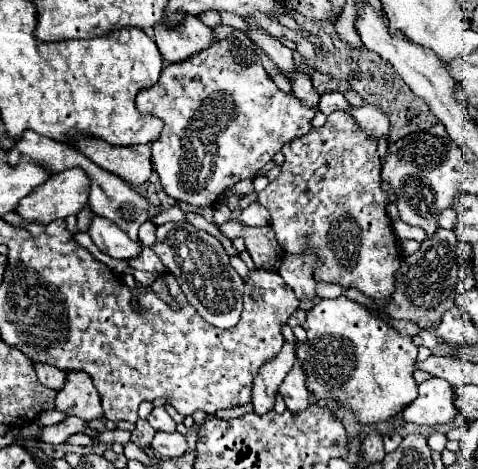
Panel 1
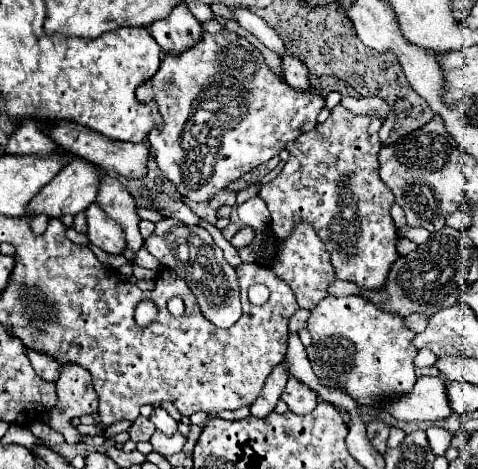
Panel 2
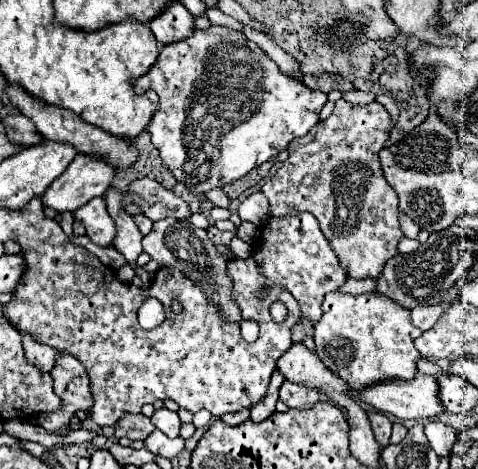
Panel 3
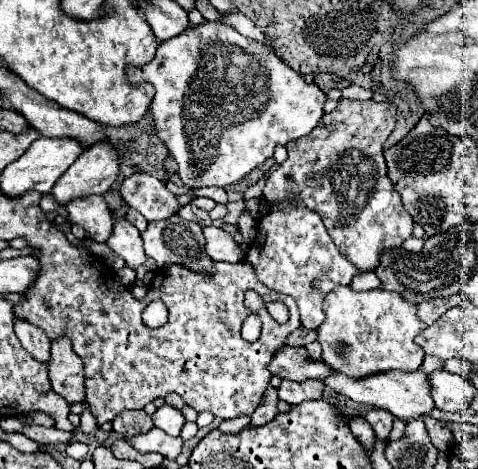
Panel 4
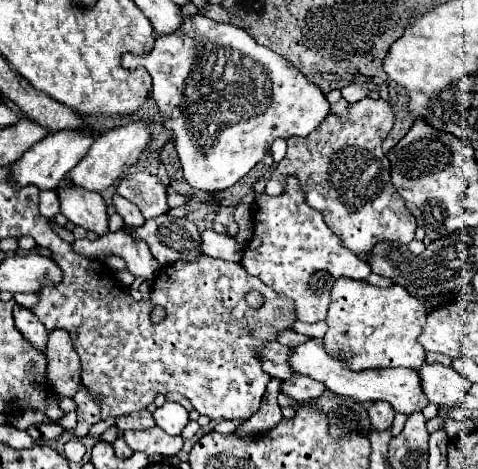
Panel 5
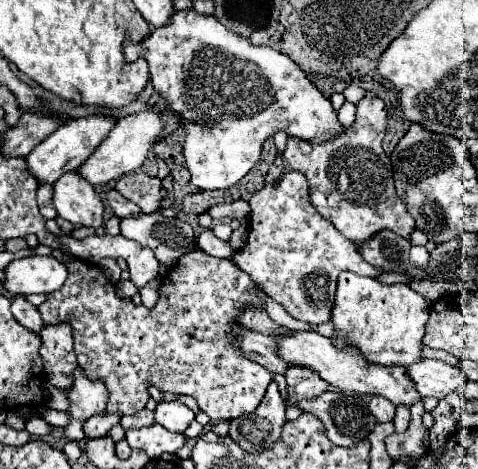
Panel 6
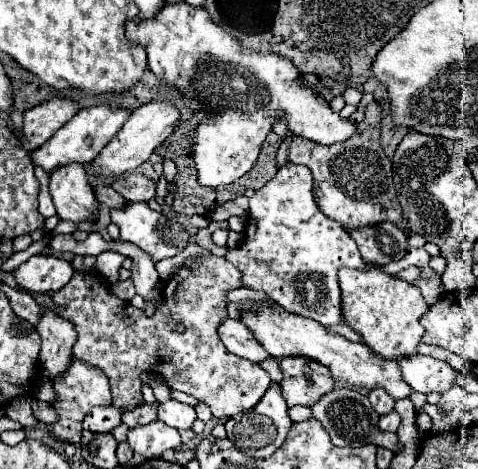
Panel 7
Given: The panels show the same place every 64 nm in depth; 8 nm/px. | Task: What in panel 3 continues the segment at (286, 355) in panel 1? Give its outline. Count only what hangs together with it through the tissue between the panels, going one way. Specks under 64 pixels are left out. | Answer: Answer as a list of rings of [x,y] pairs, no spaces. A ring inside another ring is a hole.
[[[278,370],[272,372],[272,380],[270,380],[270,384],[268,384],[268,392],[266,392],[264,400],[256,402],[256,404],[252,406],[252,410],[250,410],[250,418],[252,418],[252,420],[262,422],[262,420],[266,420],[268,416],[272,416],[272,414],[276,412],[278,390],[280,390],[280,386],[282,386],[284,380],[286,380],[286,378],[284,378]]]

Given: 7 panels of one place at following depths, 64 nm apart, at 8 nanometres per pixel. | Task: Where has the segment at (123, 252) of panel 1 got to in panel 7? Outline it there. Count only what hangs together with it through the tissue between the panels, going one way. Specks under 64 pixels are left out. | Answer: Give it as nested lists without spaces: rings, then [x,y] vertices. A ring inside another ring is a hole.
[[[68,164],[68,168],[58,168],[58,172],[50,176],[50,194],[58,218],[72,220],[76,224],[98,220],[98,200],[82,164]]]

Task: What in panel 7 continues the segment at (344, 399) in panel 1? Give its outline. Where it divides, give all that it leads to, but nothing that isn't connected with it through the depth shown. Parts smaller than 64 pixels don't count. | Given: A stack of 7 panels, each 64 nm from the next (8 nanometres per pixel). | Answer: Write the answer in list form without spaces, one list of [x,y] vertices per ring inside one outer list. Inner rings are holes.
[[[374,264],[368,266],[370,270],[364,272],[356,272],[350,268],[342,268],[338,272],[344,324],[360,334],[362,342],[384,360],[396,360],[416,354],[416,346],[424,336],[420,318],[428,312],[426,300],[416,286],[376,270]]]

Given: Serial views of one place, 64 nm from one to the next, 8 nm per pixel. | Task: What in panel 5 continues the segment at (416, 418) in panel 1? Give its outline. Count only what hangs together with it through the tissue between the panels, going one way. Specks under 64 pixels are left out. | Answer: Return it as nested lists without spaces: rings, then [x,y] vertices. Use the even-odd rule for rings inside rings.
[[[312,338],[306,344],[300,344],[294,348],[294,354],[290,356],[290,364],[296,372],[300,374],[308,374],[310,378],[326,384],[328,390],[332,390],[334,394],[342,394],[342,396],[350,396],[358,402],[388,402],[392,404],[392,408],[398,414],[414,414],[414,412],[422,412],[422,408],[428,404],[428,398],[424,396],[424,390],[420,386],[420,376],[416,370],[408,370],[408,368],[382,368],[382,370],[368,370],[368,372],[348,372],[348,368],[344,368],[344,364],[340,364],[340,360],[332,360],[322,346],[320,338]]]

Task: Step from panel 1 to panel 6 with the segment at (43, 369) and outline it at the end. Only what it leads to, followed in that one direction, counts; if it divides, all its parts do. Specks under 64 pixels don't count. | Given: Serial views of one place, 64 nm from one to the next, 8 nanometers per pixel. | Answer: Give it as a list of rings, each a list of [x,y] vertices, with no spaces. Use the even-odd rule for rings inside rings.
[[[14,296],[12,298],[12,314],[14,318],[28,330],[32,330],[34,334],[40,334],[40,330],[44,328],[44,322],[40,320],[40,312],[36,306],[28,304],[24,300],[24,296]]]

